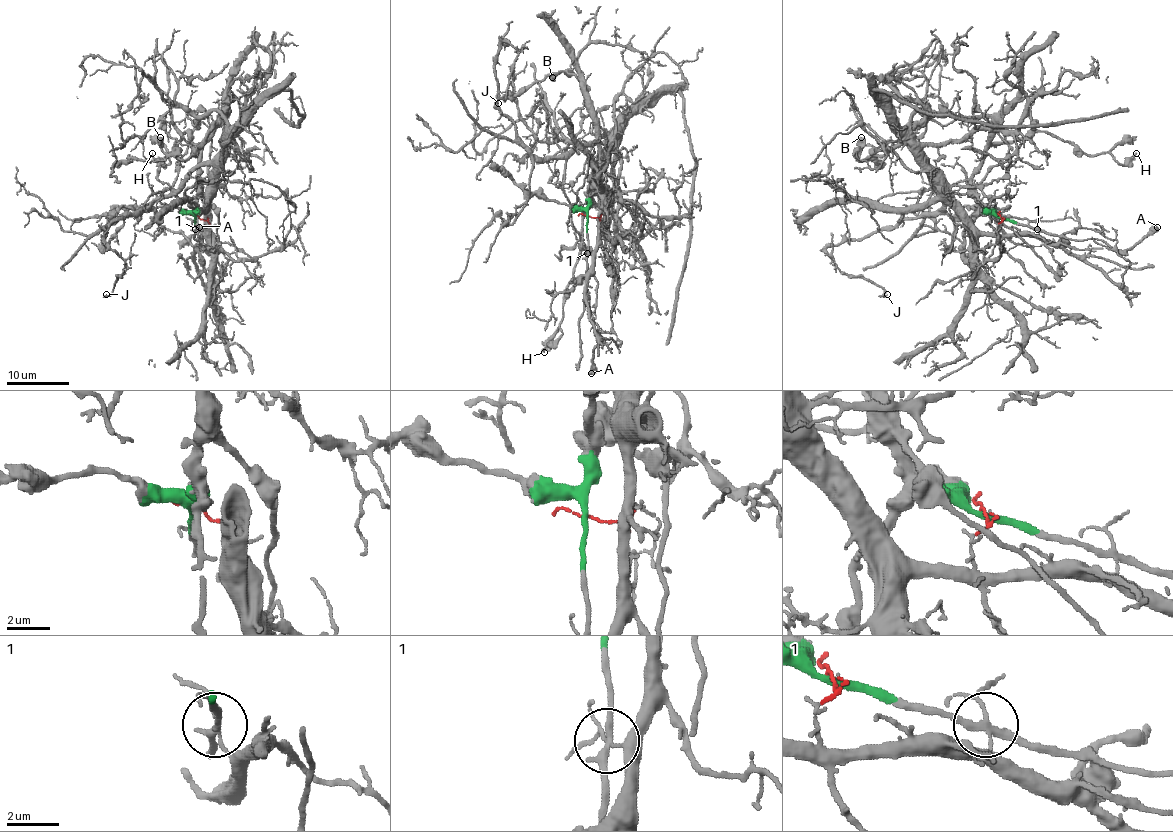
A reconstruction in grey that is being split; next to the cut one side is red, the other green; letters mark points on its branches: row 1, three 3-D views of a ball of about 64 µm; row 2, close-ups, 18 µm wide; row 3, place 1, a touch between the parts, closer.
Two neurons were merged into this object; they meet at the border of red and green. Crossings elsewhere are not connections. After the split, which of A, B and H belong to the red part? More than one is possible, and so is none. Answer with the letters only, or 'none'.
none

